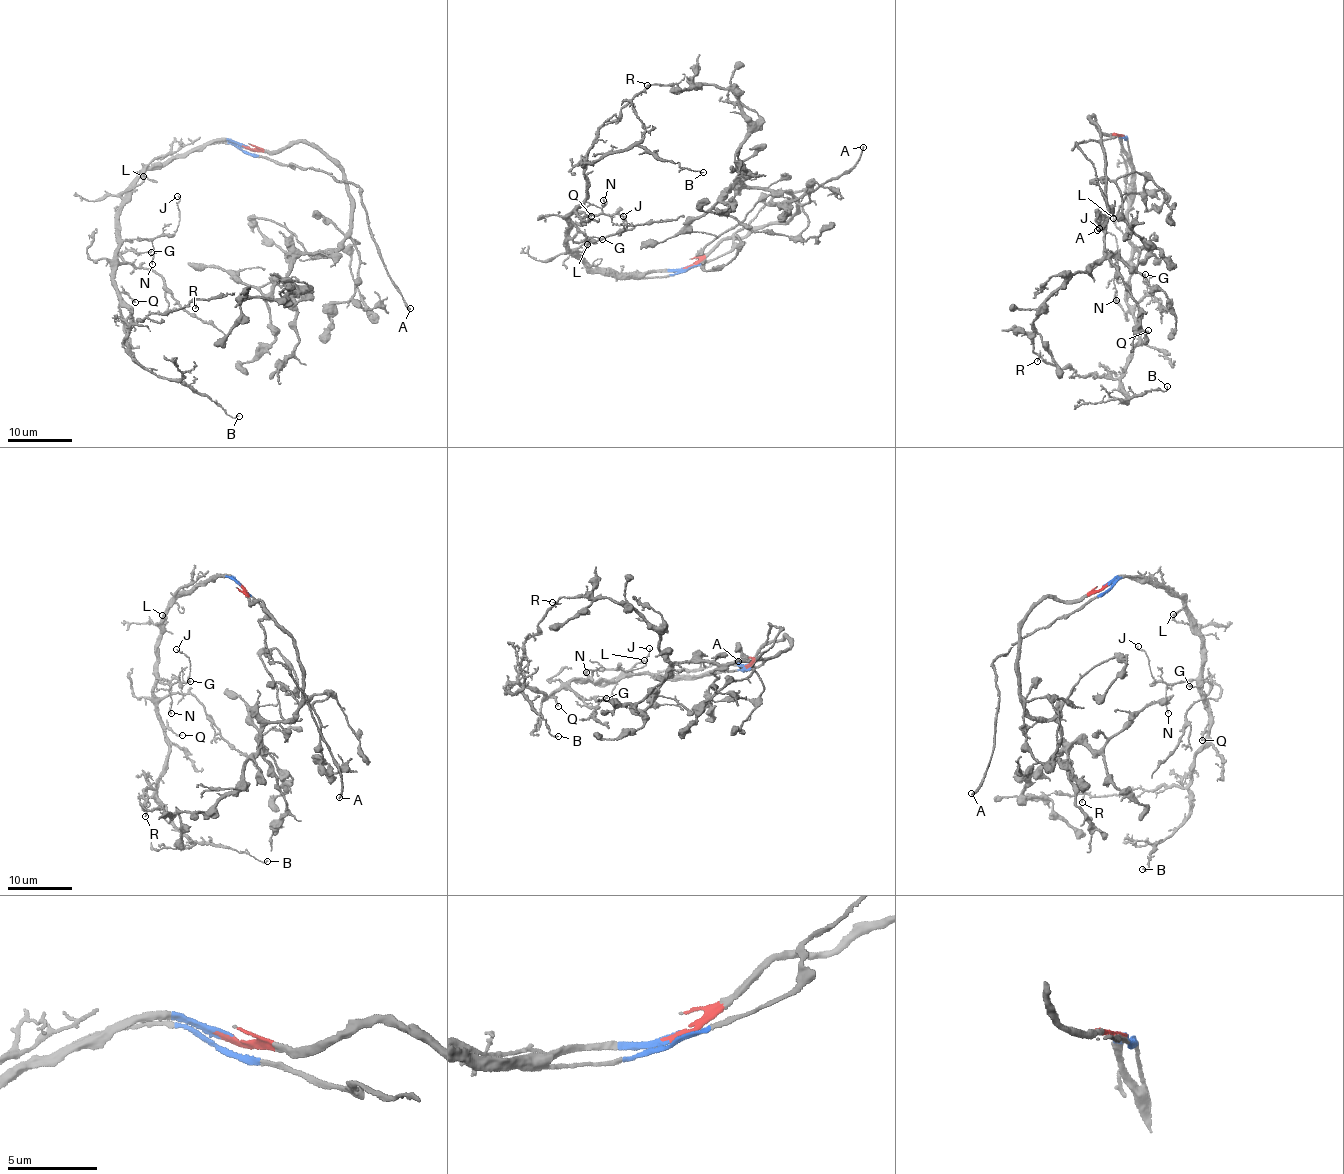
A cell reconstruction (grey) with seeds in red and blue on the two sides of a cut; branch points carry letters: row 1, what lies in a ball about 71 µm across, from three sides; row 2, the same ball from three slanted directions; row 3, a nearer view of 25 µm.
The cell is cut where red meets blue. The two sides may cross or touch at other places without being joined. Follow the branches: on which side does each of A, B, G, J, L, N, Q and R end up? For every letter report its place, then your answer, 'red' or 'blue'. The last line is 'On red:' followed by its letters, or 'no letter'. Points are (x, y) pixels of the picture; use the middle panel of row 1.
A: at (863, 147); blue
B: at (703, 172); blue
G: at (602, 239); blue
J: at (623, 216); blue
L: at (587, 244); blue
N: at (603, 200); blue
Q: at (591, 216); blue
R: at (647, 85); blue
On red: no letter

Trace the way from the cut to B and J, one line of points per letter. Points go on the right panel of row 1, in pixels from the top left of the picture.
B: (1121, 135), (1133, 165), (1128, 308), (1140, 344), (1120, 391), (1128, 402), (1128, 396), (1167, 386)
J: (1121, 135), (1126, 137), (1133, 165), (1127, 221), (1131, 251), (1130, 283), (1117, 279), (1116, 238), (1098, 228)

